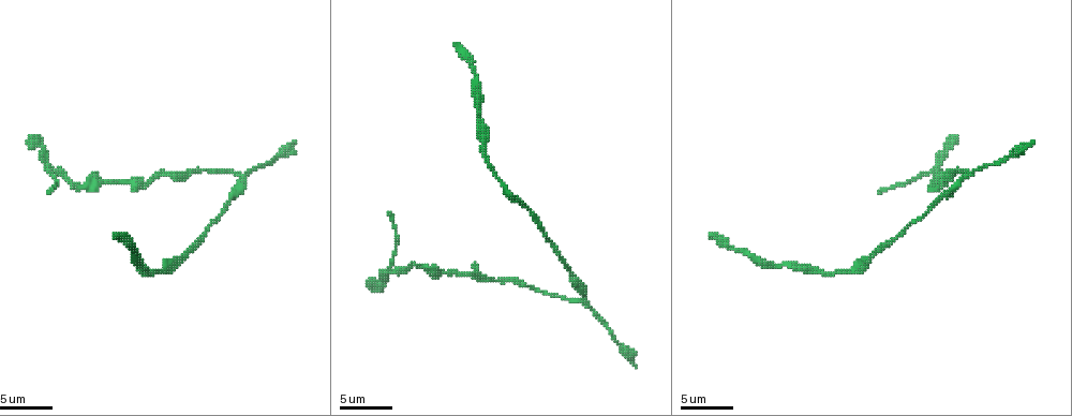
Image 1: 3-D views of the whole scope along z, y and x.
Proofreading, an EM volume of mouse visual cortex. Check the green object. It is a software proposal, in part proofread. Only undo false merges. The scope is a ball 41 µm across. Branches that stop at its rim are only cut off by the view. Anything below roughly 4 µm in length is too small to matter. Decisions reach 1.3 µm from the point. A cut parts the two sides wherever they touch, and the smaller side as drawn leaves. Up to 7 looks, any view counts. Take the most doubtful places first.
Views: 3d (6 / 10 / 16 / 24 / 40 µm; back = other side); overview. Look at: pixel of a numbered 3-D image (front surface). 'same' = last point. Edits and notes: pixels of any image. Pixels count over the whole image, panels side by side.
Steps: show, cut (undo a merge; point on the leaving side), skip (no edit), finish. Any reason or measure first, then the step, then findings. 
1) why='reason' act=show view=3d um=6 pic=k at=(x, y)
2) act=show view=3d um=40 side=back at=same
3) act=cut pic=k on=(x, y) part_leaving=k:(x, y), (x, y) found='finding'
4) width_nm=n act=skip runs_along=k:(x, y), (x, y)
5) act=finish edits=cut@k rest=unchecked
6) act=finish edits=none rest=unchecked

why='arms part here' act=show view=3d um=10 pic=1 at=(241, 174)

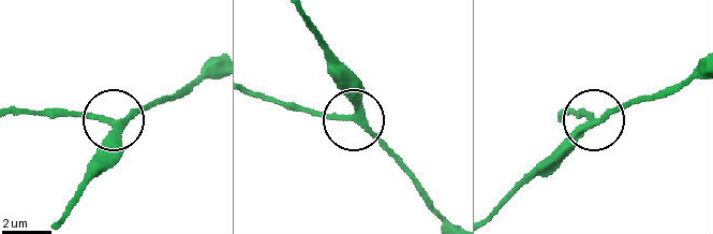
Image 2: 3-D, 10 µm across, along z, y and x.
width_nm=230 act=skip runs_along=2:(98, 172), (115, 125), (169, 98) found='all the same neuron'

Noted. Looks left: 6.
act=show view=3d um=16 pic=1 at=(144, 267)

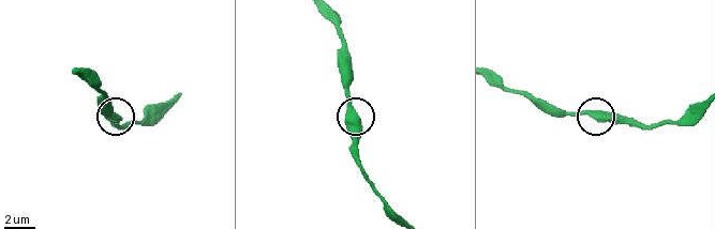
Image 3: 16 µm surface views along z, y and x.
act=skip runs_along=3:(400, 217), (363, 171), (349, 69) found='continuous, no second neuron'

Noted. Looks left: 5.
why='thick turns thin' act=show view=3d um=6 pic=1 at=(109, 181)

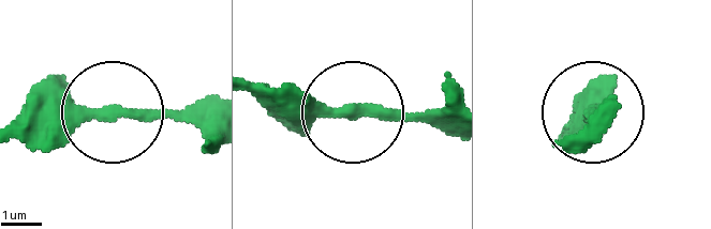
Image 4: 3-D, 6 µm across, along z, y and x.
act=skip found='all the same neuron'

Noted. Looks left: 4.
why='thick turns thin' act=show view=3d um=10 pic=1 at=(164, 270)

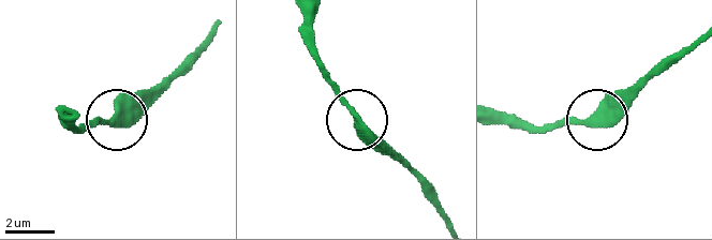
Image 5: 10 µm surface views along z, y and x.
act=skip runs_along=5:(216, 27), (171, 76), (115, 119), (80, 123) found='continuous, no second neuron'

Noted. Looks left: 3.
act=finish edits=none rest=unchecked

